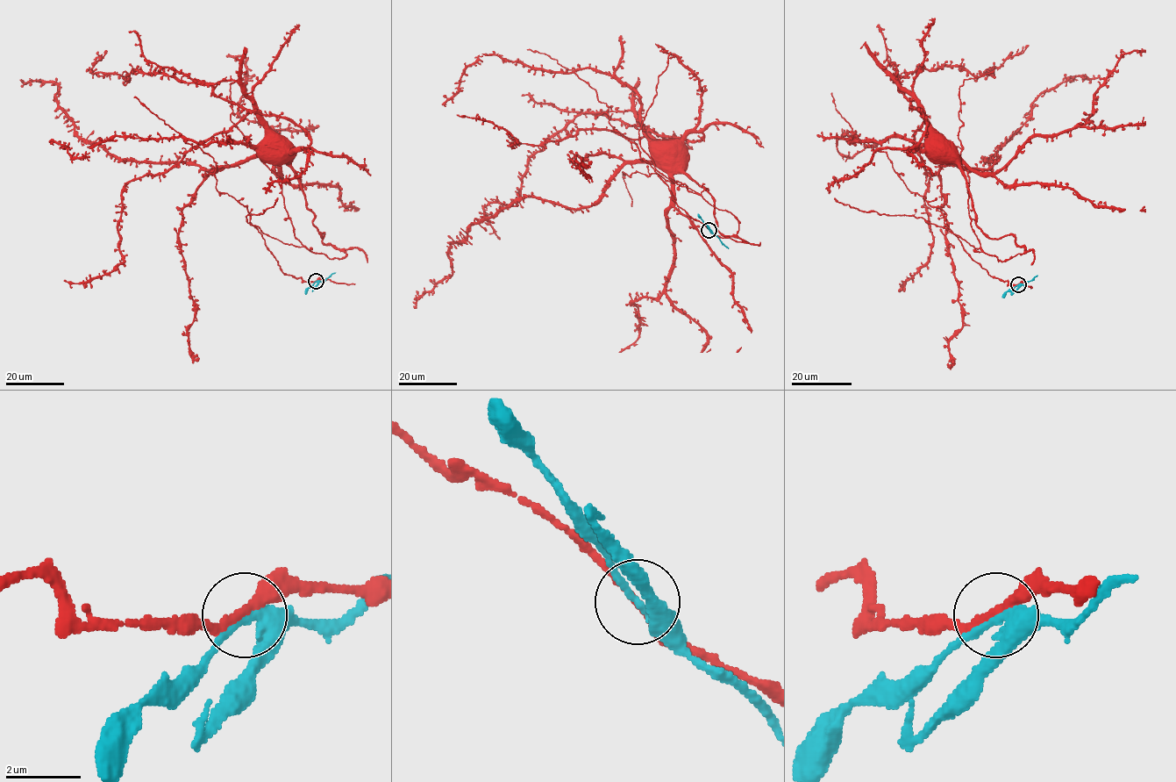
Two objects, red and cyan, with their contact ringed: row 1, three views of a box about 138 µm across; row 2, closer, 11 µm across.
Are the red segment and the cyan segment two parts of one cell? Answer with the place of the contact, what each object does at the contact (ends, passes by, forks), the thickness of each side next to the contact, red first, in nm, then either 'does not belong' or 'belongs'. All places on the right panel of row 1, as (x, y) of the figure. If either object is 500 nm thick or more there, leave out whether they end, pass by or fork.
at (1018, 284); red passes by; cyan passes by; 240 nm thick on the red side, 280 nm on the other; does not belong

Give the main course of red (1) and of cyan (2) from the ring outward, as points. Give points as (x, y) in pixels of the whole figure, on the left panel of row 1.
1: (316, 281), (283, 273), (246, 206), (217, 190), (213, 159), (181, 137), (208, 144), (247, 139), (267, 147)
2: (316, 281), (324, 281), (335, 272)

